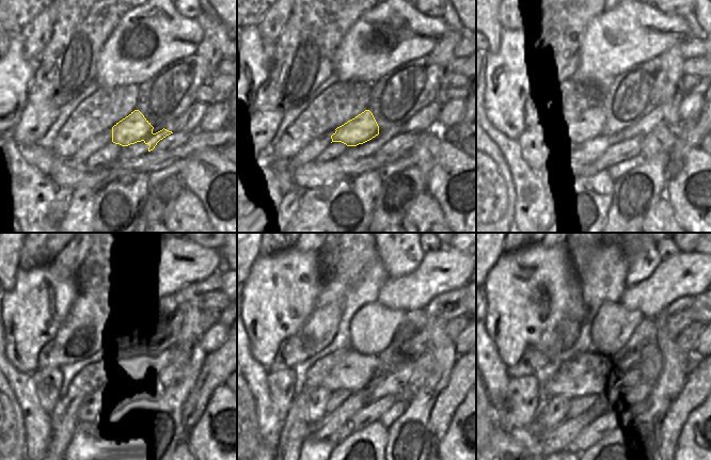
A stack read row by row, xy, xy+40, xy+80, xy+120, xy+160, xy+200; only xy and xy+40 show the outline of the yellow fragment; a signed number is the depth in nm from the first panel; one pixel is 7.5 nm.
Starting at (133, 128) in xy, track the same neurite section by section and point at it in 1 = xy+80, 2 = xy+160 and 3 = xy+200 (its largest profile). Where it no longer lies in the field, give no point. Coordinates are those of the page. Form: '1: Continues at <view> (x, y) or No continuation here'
1: Continues at xy+80 (593, 122)
2: Continues at xy+160 (353, 371)
3: Continues at xy+200 (589, 373)

